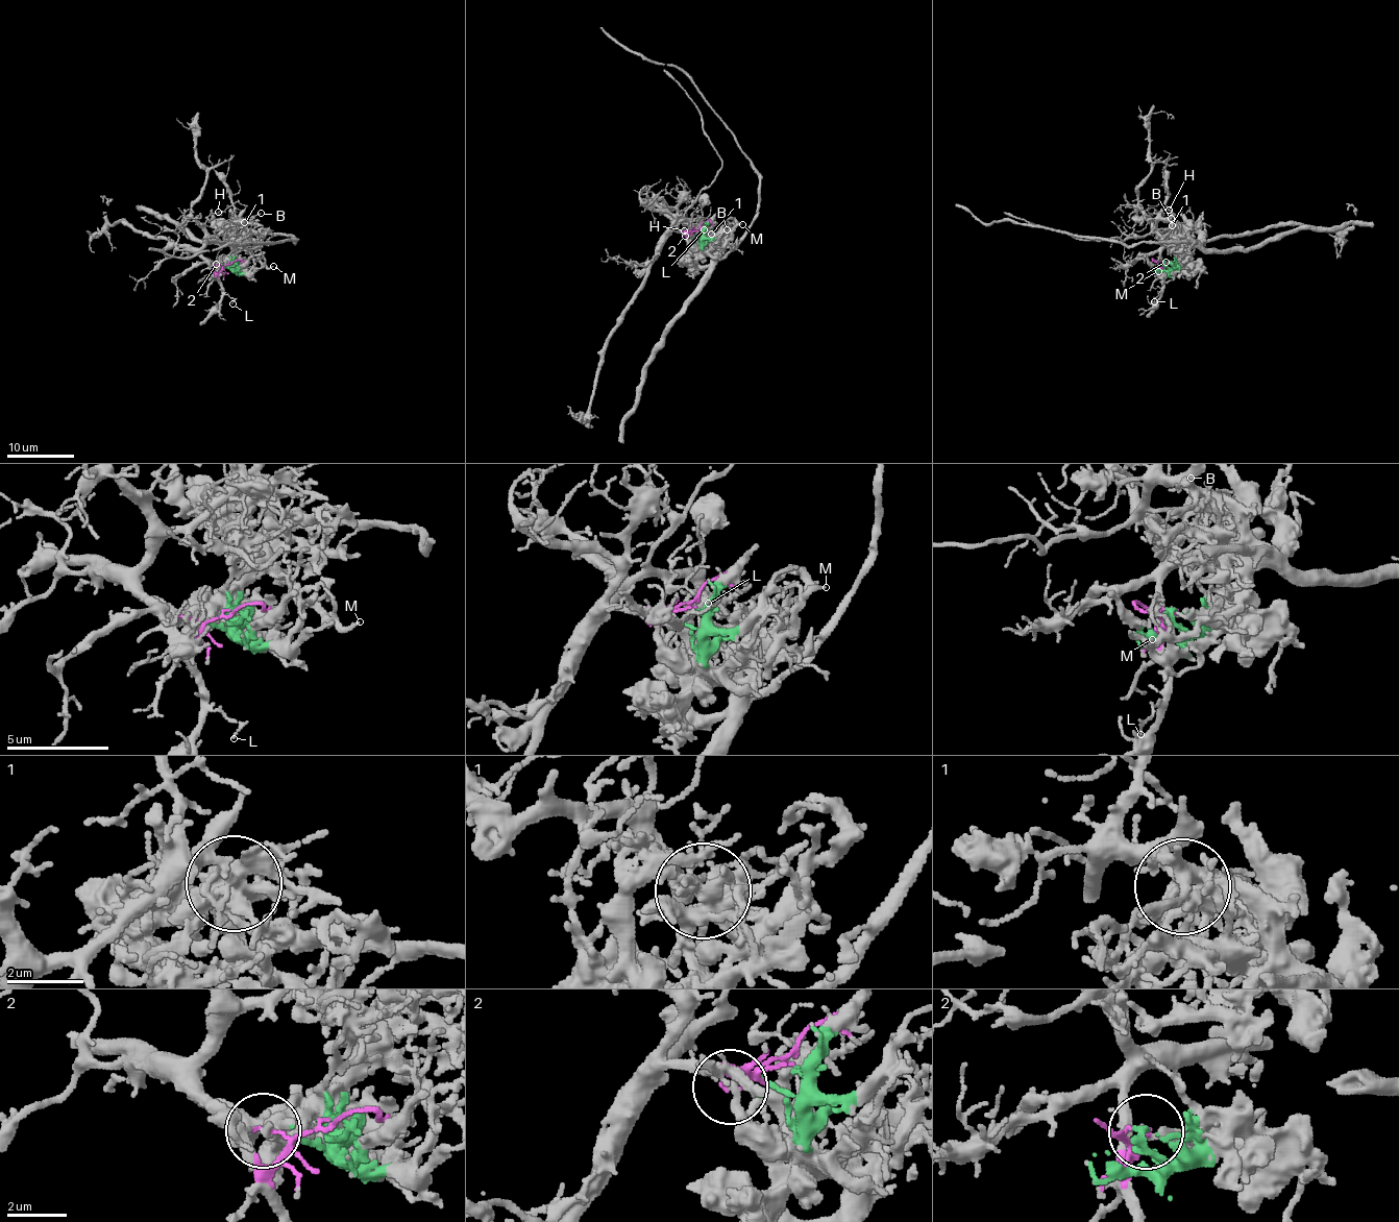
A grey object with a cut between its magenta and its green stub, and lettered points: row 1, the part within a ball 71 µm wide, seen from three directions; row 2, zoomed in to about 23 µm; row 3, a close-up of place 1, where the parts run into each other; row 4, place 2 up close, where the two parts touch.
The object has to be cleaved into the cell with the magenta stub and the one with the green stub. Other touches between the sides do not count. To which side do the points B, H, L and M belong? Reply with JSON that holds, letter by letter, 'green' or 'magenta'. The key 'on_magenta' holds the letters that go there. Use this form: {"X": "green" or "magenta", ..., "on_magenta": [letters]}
{"B": "green", "H": "magenta", "L": "magenta", "M": "green", "on_magenta": ["H", "L"]}

